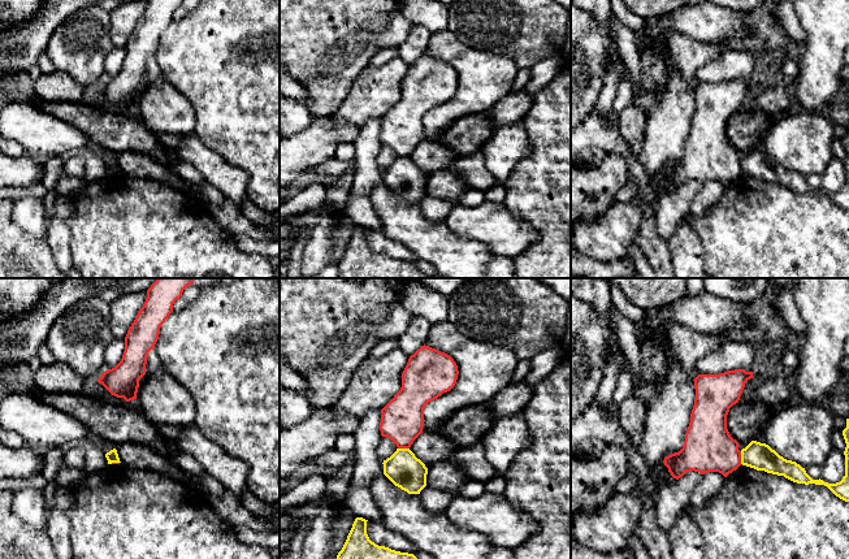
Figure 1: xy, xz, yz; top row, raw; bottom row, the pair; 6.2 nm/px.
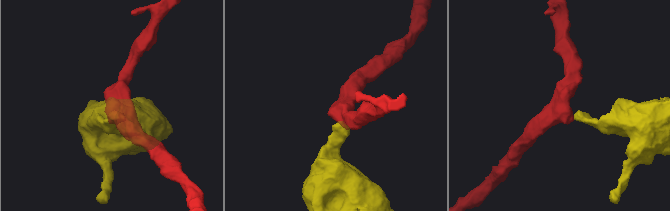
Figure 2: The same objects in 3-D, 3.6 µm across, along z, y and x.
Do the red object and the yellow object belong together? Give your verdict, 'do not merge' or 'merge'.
do not merge

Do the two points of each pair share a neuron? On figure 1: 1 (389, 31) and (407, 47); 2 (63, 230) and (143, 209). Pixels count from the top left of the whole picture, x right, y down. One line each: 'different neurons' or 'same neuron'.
1: different neurons
2: different neurons

